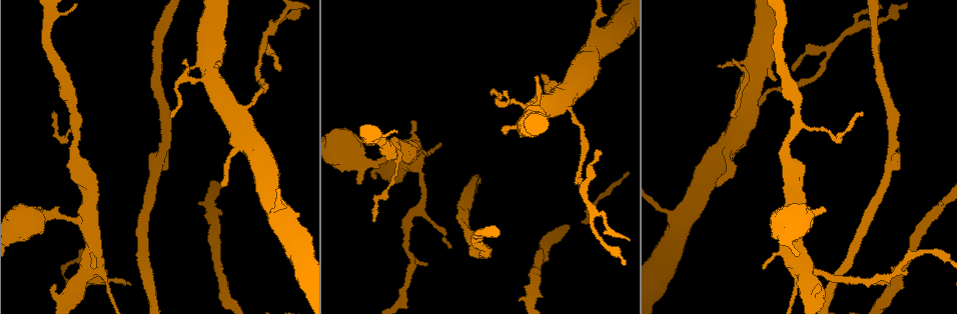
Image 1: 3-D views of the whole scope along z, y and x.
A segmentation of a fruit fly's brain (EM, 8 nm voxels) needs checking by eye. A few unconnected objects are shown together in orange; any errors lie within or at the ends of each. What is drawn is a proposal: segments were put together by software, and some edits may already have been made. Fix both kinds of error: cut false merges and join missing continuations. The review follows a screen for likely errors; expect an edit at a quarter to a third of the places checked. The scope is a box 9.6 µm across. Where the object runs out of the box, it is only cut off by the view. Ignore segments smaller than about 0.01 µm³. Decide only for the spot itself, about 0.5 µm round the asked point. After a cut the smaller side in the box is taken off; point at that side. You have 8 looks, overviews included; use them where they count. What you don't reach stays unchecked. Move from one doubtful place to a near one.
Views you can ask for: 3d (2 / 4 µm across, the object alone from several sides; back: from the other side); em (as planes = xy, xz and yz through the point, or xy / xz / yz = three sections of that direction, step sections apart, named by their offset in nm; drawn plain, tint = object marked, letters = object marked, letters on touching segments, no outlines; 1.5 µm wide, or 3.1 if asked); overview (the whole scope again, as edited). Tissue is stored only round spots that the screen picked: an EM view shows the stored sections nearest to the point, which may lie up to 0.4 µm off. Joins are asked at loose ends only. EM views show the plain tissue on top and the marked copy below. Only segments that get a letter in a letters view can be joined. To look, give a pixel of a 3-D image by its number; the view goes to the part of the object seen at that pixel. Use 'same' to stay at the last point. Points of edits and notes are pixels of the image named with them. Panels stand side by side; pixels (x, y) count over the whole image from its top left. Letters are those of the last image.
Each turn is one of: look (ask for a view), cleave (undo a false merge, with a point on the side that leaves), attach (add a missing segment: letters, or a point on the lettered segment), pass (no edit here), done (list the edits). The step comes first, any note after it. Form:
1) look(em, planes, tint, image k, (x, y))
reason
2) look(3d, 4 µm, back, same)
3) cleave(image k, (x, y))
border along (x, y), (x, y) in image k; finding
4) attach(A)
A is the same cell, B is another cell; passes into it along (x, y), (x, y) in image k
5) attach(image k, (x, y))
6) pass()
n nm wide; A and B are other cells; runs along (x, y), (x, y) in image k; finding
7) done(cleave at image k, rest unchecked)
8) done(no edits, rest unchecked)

look(em, planes, letters, image 1, (717, 187))
branch stops here

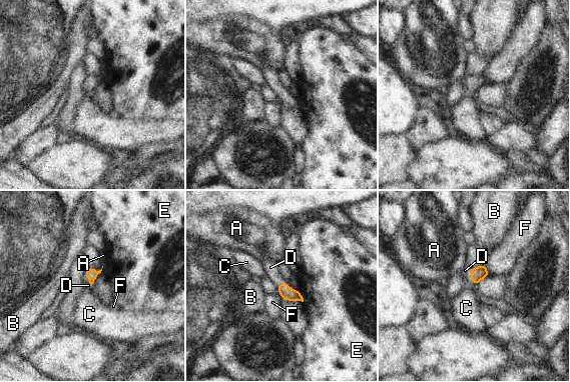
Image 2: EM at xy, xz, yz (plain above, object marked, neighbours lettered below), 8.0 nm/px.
attach(D)
D is the same cell, A, B, C, E and F are other cells; it goes on there

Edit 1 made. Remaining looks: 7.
look(em, planes, letters, image 1, (808, 270))
calibre changes

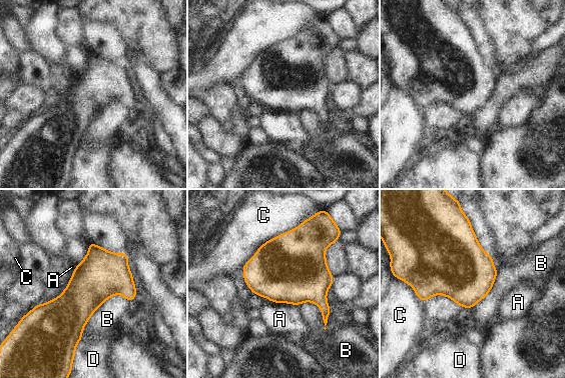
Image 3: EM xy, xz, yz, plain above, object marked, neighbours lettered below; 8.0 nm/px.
pass()
A, B, C and D are other cells; border along (271, 301), (276, 303) in image 3; all the same neuron

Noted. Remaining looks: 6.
look(3d, 2 µm, image 1, (106, 269))
free end

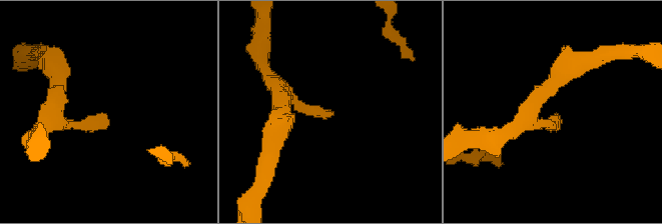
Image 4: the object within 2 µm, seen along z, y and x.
look(em, yz, step 8, letters, image 4, (334, 112))
need the tissue

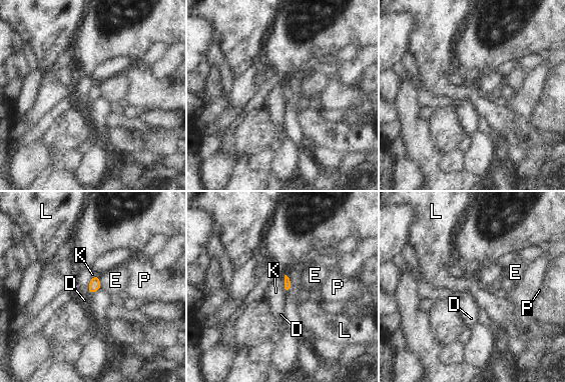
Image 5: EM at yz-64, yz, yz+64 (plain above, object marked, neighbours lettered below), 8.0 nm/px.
look(em, planes, letters, same)

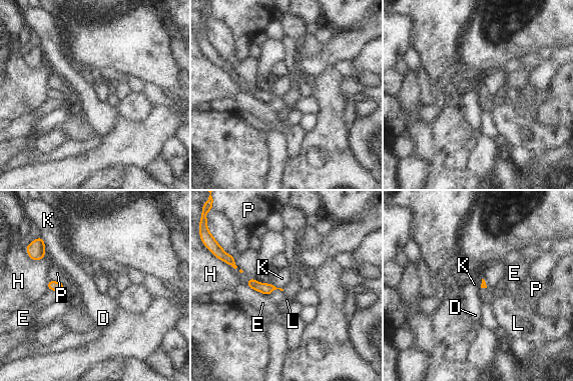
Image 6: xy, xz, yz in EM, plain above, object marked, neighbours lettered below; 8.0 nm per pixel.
pass()
D, E, H, K, L and P are other cells; none of them fits

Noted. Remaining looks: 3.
done(attach at image 2, rest unchecked)

